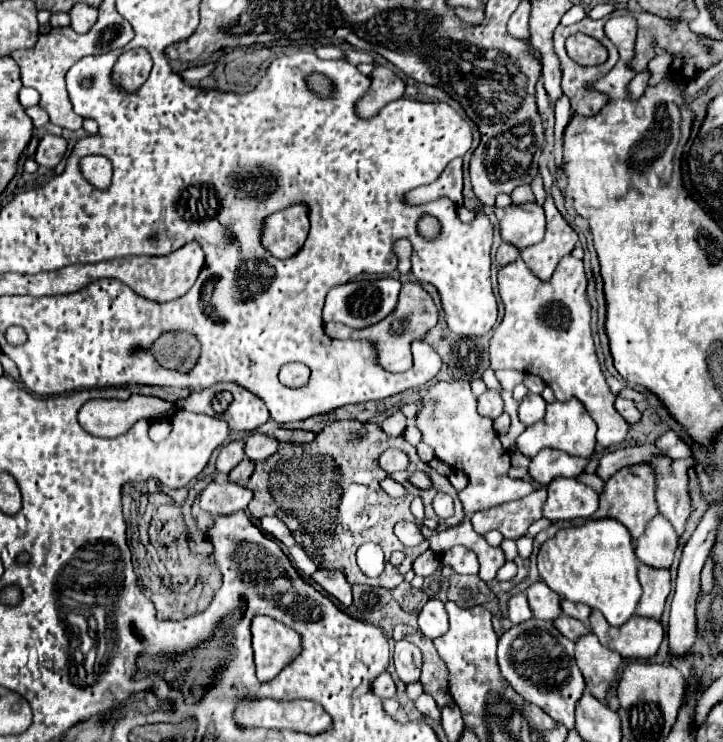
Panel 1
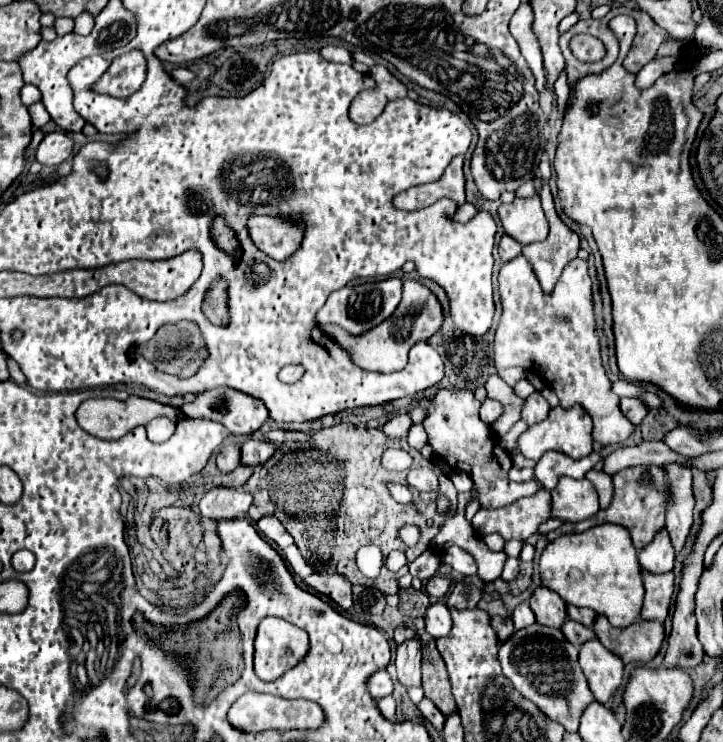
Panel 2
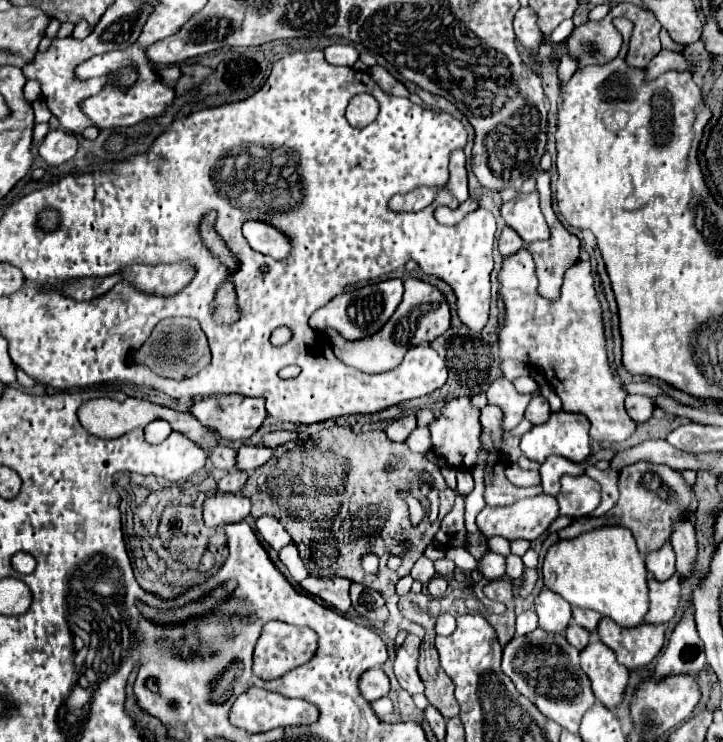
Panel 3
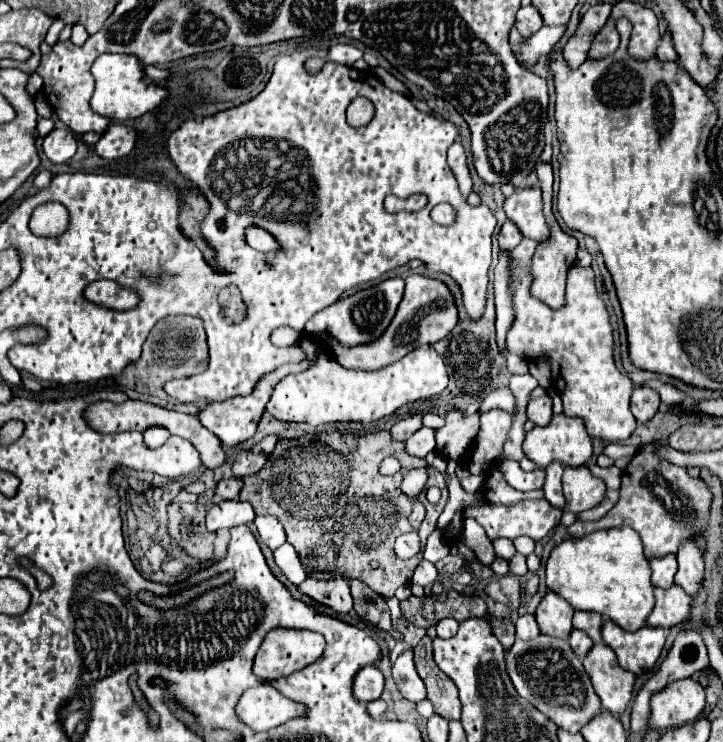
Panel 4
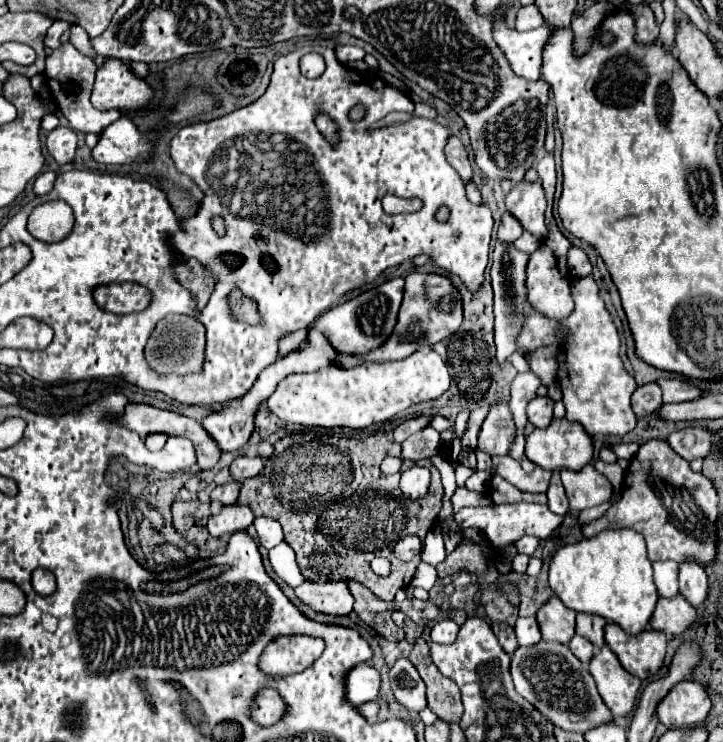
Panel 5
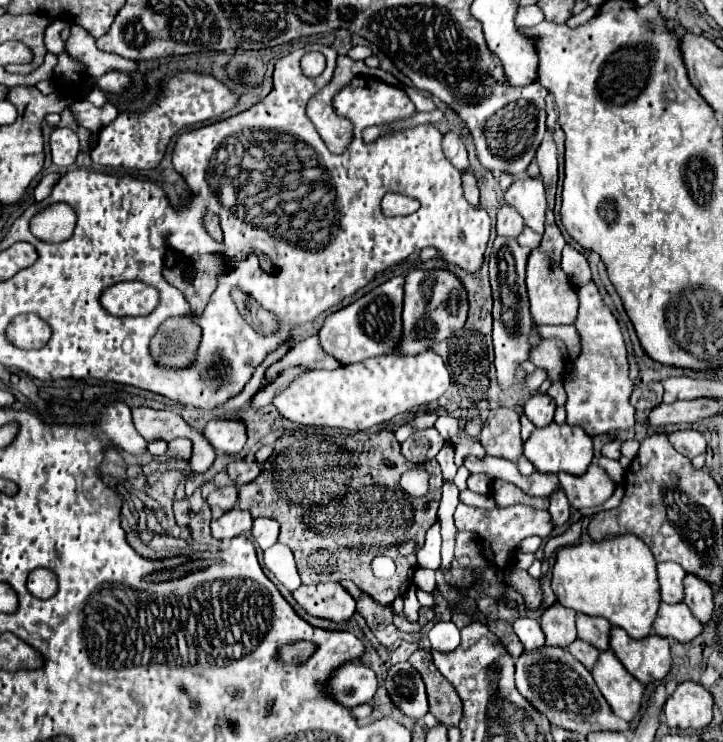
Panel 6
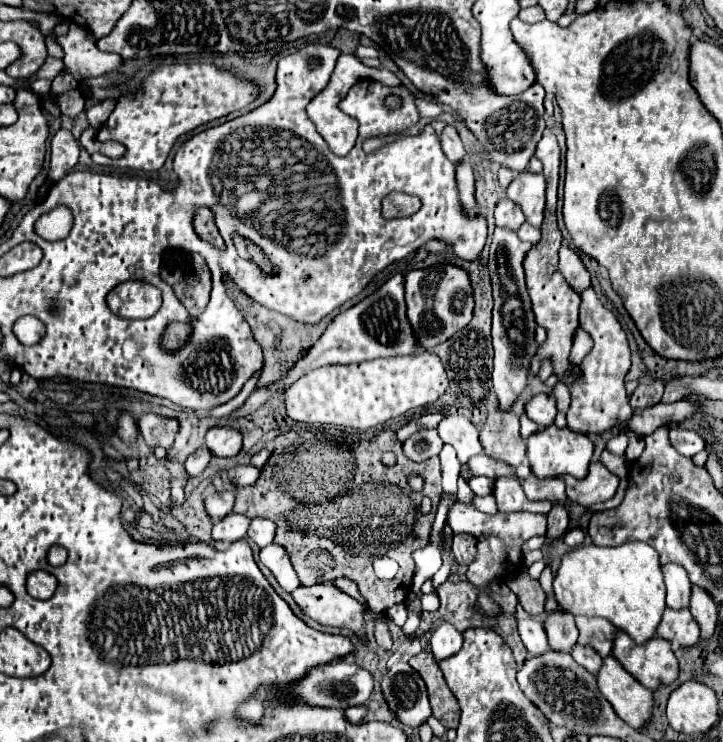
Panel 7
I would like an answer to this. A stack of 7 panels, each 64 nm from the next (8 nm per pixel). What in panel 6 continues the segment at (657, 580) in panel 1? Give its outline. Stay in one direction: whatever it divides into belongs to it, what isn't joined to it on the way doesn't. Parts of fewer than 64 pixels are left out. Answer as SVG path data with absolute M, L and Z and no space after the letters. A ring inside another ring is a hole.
M660 604L658 618L654 622L654 634L662 638L674 638L678 642L690 642L700 636L702 624L692 616L686 604Z

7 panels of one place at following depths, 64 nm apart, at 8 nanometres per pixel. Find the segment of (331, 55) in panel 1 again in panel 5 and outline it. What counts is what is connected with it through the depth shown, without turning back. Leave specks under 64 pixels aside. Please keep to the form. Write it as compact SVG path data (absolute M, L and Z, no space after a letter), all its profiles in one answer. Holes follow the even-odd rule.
M338 46L336 48L336 56L338 60L344 62L354 62L354 60L362 60L366 56L366 50L360 46Z

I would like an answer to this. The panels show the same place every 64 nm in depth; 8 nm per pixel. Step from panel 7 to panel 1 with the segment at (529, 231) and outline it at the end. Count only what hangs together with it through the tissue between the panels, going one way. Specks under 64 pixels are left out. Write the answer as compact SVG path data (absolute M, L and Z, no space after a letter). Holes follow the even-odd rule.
M566 256L560 260L556 276L550 282L542 282L526 266L522 258L506 264L498 272L500 298L504 302L504 318L490 338L490 366L492 370L518 370L540 376L546 386L556 394L556 400L566 402L578 398L592 420L598 424L596 442L604 448L622 444L630 430L630 424L616 412L616 396L610 392L602 368L596 358L592 328L590 328L590 304L586 298L586 274L582 260Z

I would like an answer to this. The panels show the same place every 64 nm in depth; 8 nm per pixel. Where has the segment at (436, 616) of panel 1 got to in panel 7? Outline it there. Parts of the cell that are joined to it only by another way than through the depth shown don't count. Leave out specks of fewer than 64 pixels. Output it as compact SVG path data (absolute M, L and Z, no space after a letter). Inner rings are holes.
M442 622L430 638L430 648L434 652L434 658L440 662L444 658L454 656L462 648L462 634L448 622Z

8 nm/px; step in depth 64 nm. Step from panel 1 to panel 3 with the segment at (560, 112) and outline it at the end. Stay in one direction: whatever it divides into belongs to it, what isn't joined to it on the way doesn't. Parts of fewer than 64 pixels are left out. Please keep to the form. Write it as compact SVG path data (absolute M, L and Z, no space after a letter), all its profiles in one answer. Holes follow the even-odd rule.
M564 52L564 56L560 58L560 66L558 66L560 82L568 80L568 76L572 76L576 70L578 70L578 60L574 56L570 56L568 52Z

